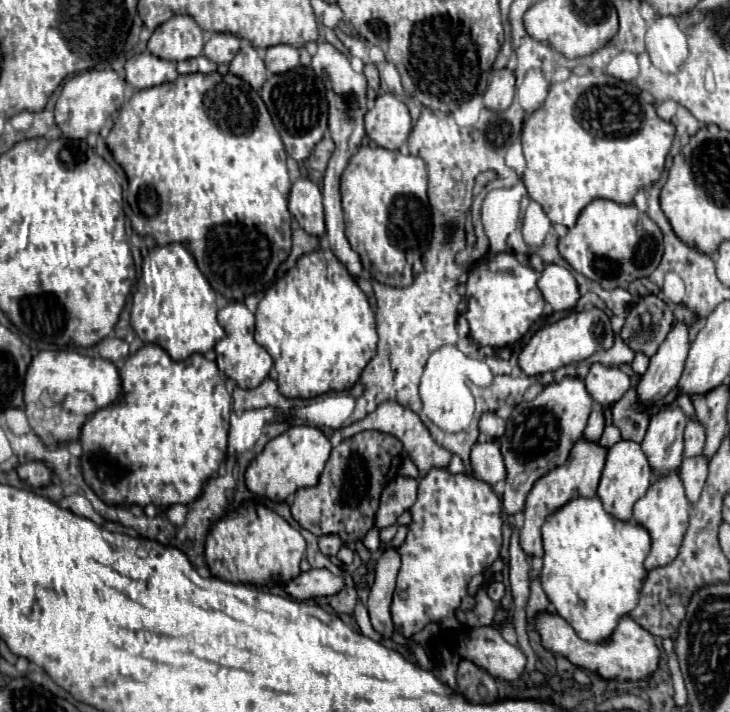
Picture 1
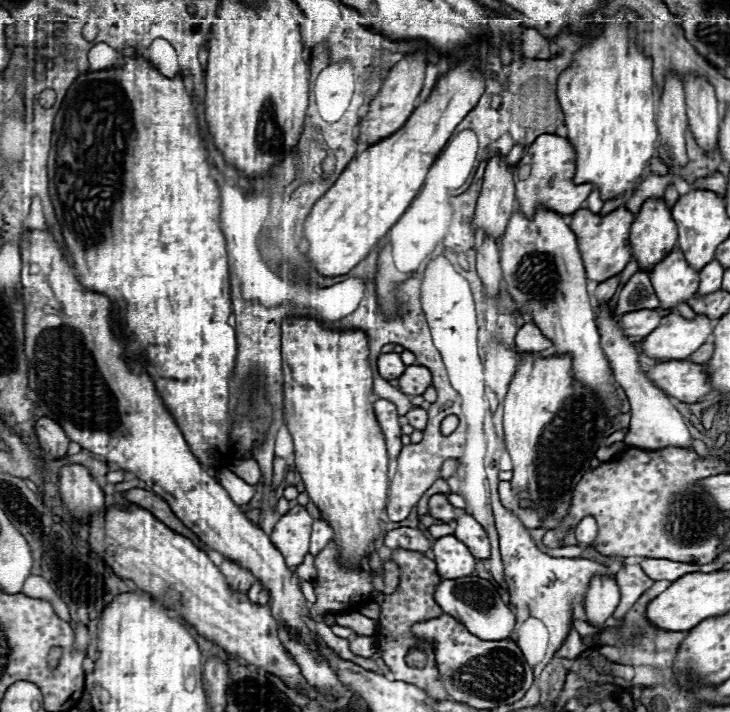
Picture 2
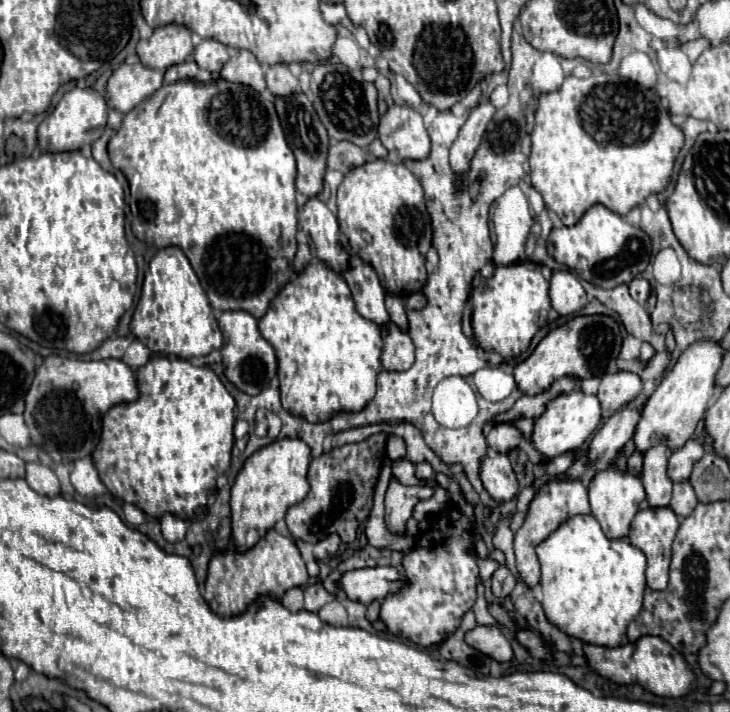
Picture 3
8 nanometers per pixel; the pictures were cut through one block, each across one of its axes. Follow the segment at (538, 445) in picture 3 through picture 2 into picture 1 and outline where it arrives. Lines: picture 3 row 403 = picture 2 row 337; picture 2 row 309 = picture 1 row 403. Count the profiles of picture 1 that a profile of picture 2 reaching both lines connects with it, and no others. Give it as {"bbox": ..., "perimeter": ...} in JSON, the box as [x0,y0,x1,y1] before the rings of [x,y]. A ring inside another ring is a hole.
{"bbox":[498,376,592,516],"perimeter":[[[564,376],[560,382],[542,386],[538,396],[528,406],[516,406],[506,422],[506,432],[498,438],[500,452],[506,464],[506,488],[502,498],[502,510],[506,516],[516,516],[524,510],[524,502],[534,482],[548,474],[552,468],[562,466],[570,454],[570,448],[580,440],[588,416],[592,412],[592,396],[588,394],[580,378]]]}

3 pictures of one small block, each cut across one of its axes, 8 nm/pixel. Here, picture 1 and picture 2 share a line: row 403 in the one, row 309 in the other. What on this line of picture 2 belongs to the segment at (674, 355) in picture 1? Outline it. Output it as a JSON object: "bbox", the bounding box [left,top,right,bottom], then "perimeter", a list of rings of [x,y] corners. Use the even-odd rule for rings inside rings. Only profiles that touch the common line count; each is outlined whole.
{"bbox":[620,308,662,338],"perimeter":[[[658,308],[654,310],[636,310],[620,316],[620,324],[624,328],[624,334],[630,338],[644,338],[648,336],[662,320],[662,314]]]}

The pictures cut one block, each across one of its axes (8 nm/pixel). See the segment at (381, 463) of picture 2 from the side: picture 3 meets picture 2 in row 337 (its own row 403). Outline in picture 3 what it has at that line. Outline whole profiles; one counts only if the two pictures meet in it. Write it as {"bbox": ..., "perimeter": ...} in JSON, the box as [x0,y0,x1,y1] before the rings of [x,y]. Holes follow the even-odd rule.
{"bbox":[258,260,382,422],"perimeter":[[[322,260],[310,262],[304,272],[294,280],[284,284],[284,288],[274,296],[268,312],[258,322],[260,334],[268,340],[278,358],[278,378],[282,404],[288,412],[306,418],[308,422],[328,420],[336,412],[358,412],[364,408],[376,392],[376,376],[382,368],[382,338],[380,328],[372,320],[364,320],[356,308],[348,284],[342,274],[334,272]]]}

